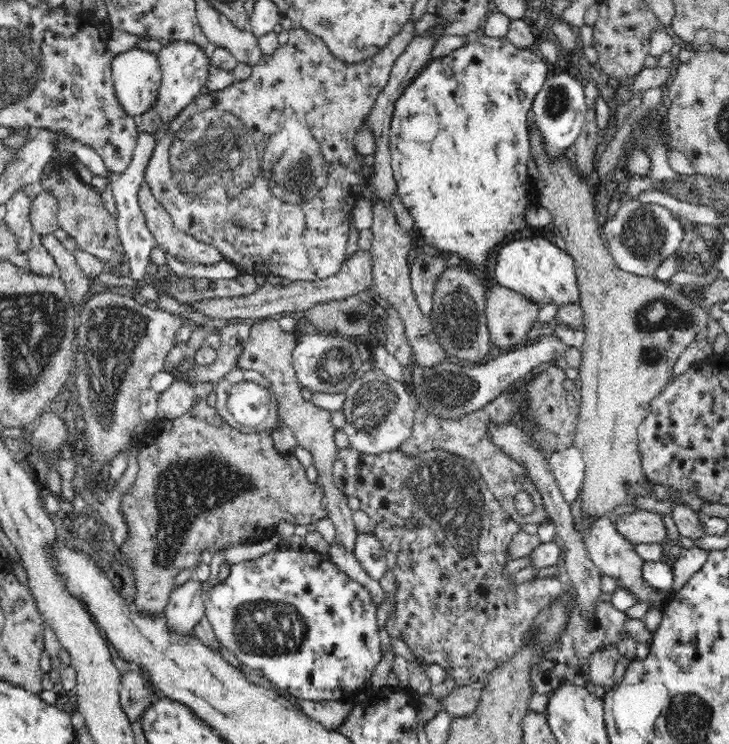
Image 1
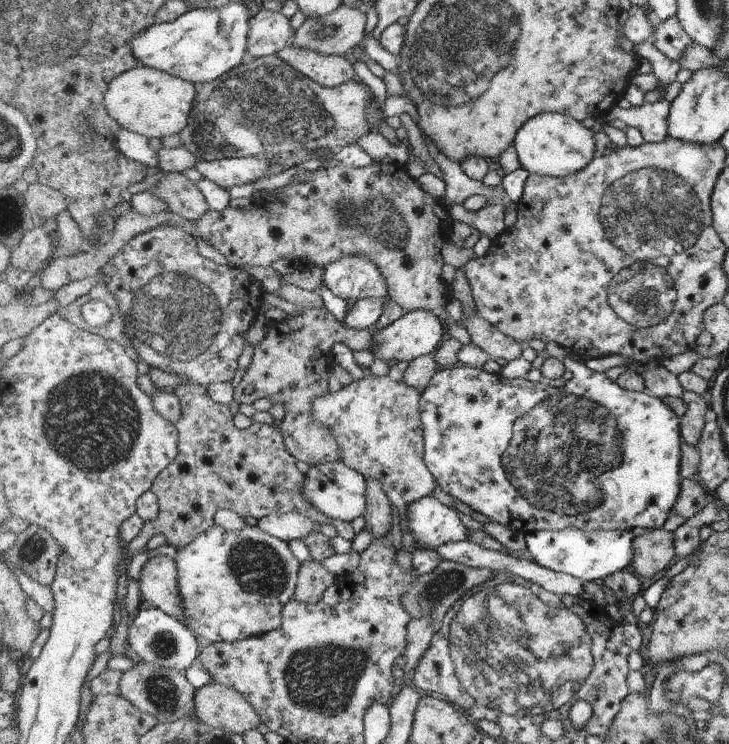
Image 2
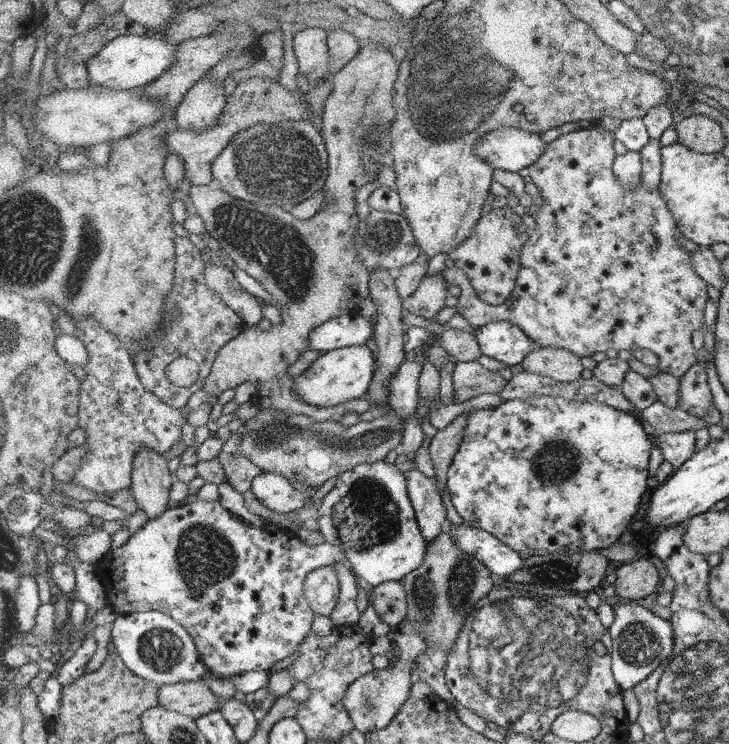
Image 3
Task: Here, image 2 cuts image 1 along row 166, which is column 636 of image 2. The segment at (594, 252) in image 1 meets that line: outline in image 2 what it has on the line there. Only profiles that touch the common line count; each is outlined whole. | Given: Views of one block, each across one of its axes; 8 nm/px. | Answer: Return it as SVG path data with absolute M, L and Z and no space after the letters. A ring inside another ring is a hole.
M662 528L646 532L634 539L632 568L641 579L652 578L662 572L674 558L672 532Z

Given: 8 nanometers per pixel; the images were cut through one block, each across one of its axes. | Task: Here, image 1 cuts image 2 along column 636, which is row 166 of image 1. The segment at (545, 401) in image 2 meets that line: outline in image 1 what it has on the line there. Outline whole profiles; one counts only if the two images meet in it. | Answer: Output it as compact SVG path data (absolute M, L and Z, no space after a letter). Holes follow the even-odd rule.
M477 34L466 46L456 48L439 59L430 60L419 72L419 76L399 96L394 105L389 144L393 175L396 179L396 195L397 198L400 198L400 202L408 208L420 236L426 238L430 246L434 246L435 249L438 248L446 254L454 254L462 260L468 260L466 264L470 268L484 268L486 270L488 262L484 262L484 260L490 258L490 254L500 246L500 242L506 240L506 236L510 238L510 236L514 236L514 232L528 228L525 221L525 210L532 205L536 207L541 205L539 190L535 184L530 184L528 181L528 160L532 157L528 118L530 118L530 110L537 92L540 92L545 80L551 74L551 65L537 52L532 52L528 48L520 49L510 43L507 38L490 38L483 34Z

